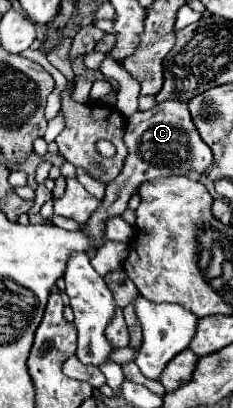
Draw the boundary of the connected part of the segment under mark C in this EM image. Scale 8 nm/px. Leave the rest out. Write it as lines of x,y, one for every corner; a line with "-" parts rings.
163,101
161,105
155,105
149,111
135,111
127,119
127,131
125,131
125,147
129,151
125,159
125,167
119,173
119,177
107,185
105,197
101,201
101,209
89,217
89,221
83,225
87,237
101,247
105,237
105,221
111,217
111,213
125,213
127,201
133,195
133,191
145,183
155,181
161,177
173,177
173,175
189,175
191,171
197,171
199,175
205,175
205,169
213,163
213,151
205,141
201,141
187,103
183,101

